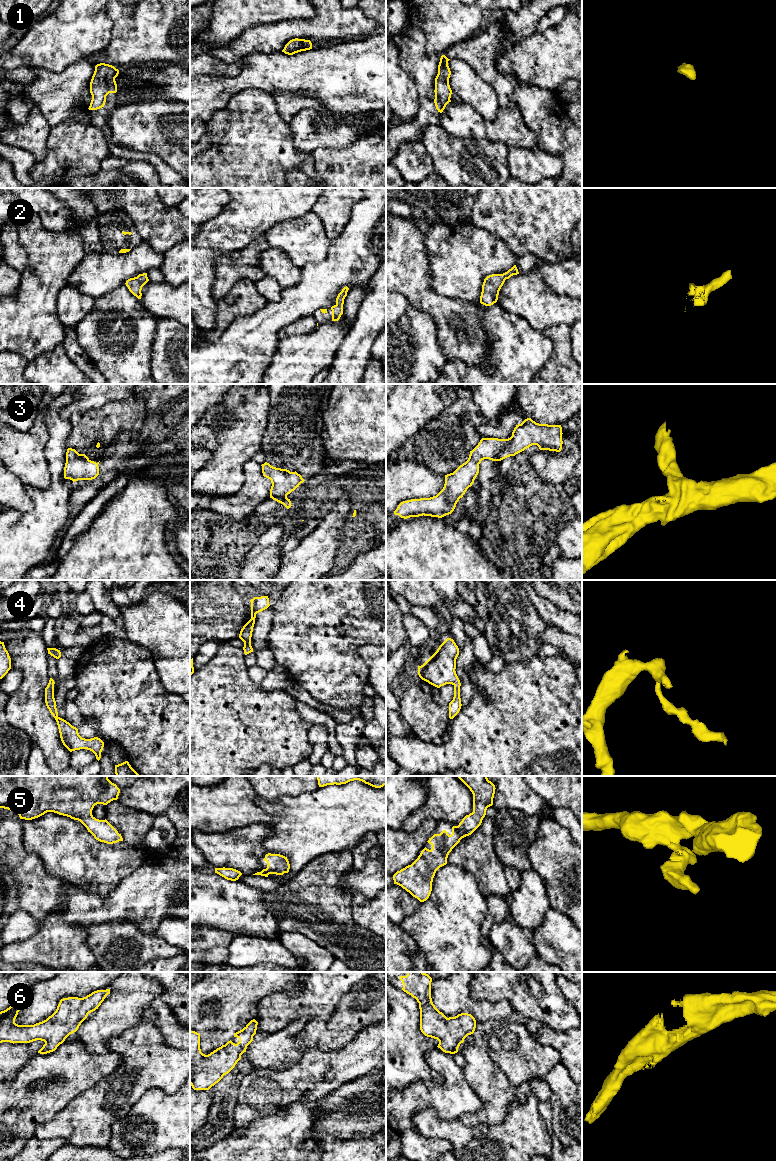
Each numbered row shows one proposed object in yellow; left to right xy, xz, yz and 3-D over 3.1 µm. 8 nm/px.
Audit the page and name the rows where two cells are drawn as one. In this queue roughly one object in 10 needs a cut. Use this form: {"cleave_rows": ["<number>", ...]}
{"cleave_rows": []}

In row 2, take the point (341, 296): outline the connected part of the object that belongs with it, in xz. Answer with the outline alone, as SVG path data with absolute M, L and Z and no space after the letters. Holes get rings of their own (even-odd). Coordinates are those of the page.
M346 286L342 289L342 291L338 294L336 298L336 304L331 307L332 310L332 321L338 321L343 314L343 304L344 299L347 296L349 288Z

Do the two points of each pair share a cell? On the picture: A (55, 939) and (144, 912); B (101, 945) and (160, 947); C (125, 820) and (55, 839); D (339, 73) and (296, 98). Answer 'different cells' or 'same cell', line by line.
A: same cell
B: same cell
C: different cells
D: different cells

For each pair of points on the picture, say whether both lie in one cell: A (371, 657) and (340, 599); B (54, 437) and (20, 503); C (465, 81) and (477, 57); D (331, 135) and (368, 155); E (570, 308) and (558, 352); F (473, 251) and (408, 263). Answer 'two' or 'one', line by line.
A: two
B: two
C: two
D: two
E: two
F: two

